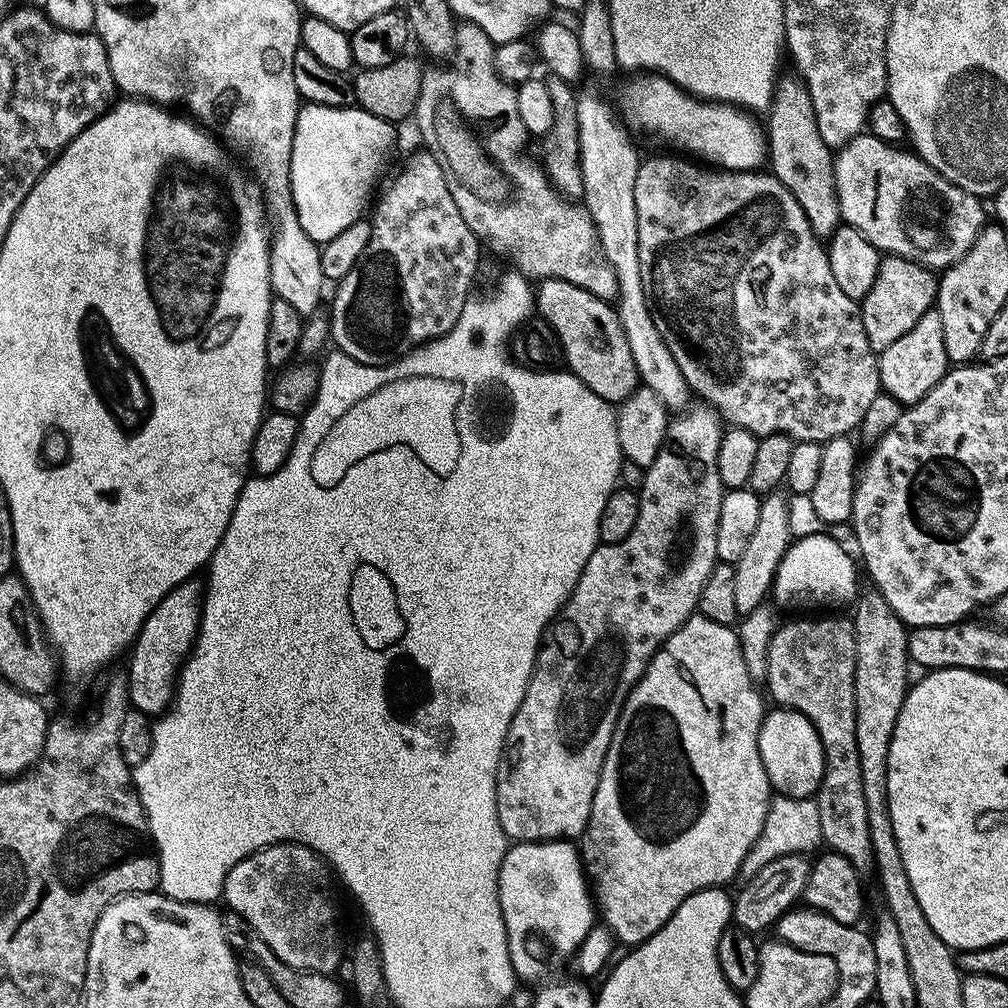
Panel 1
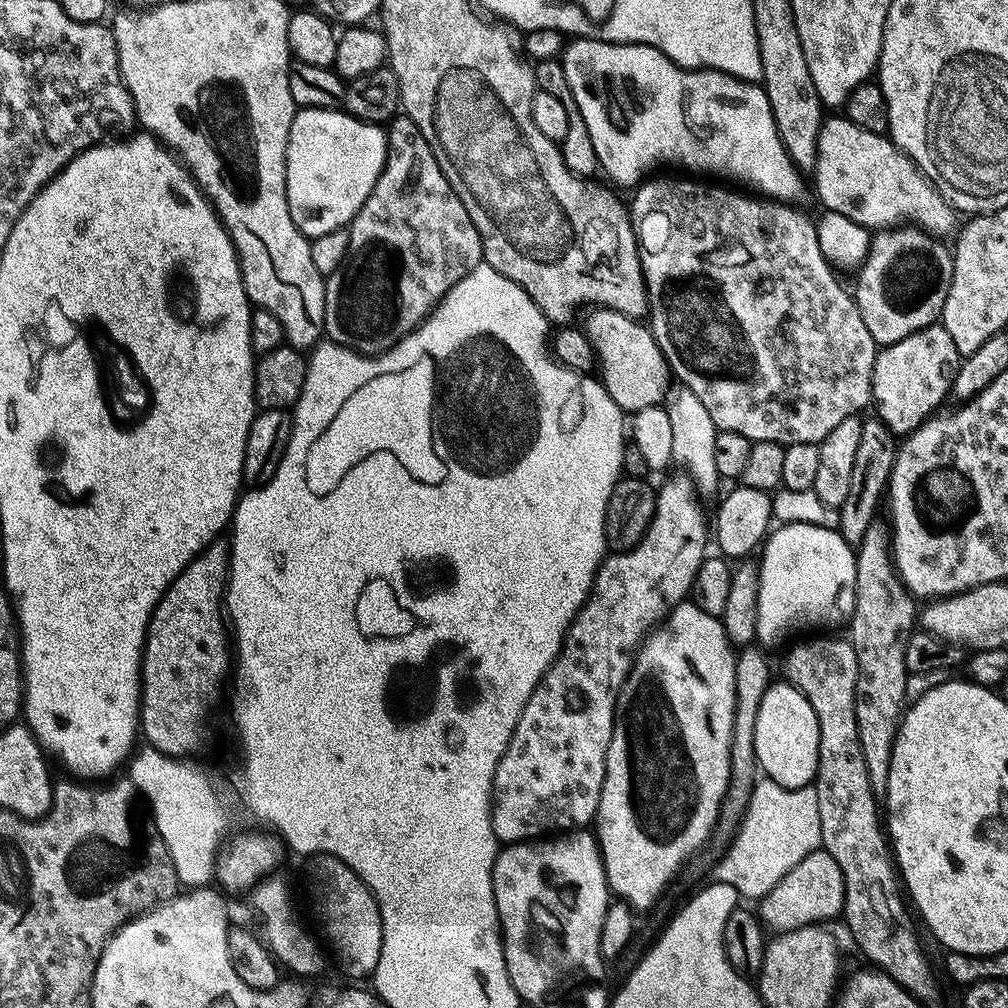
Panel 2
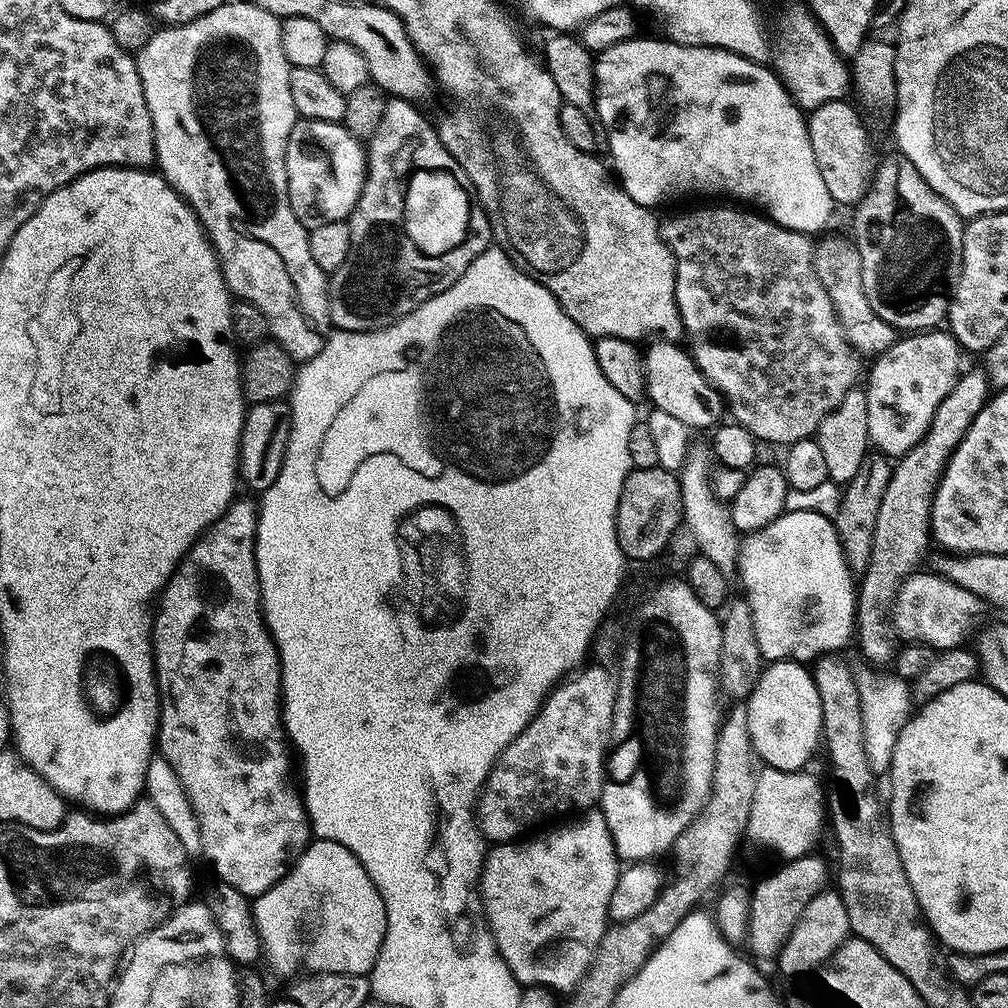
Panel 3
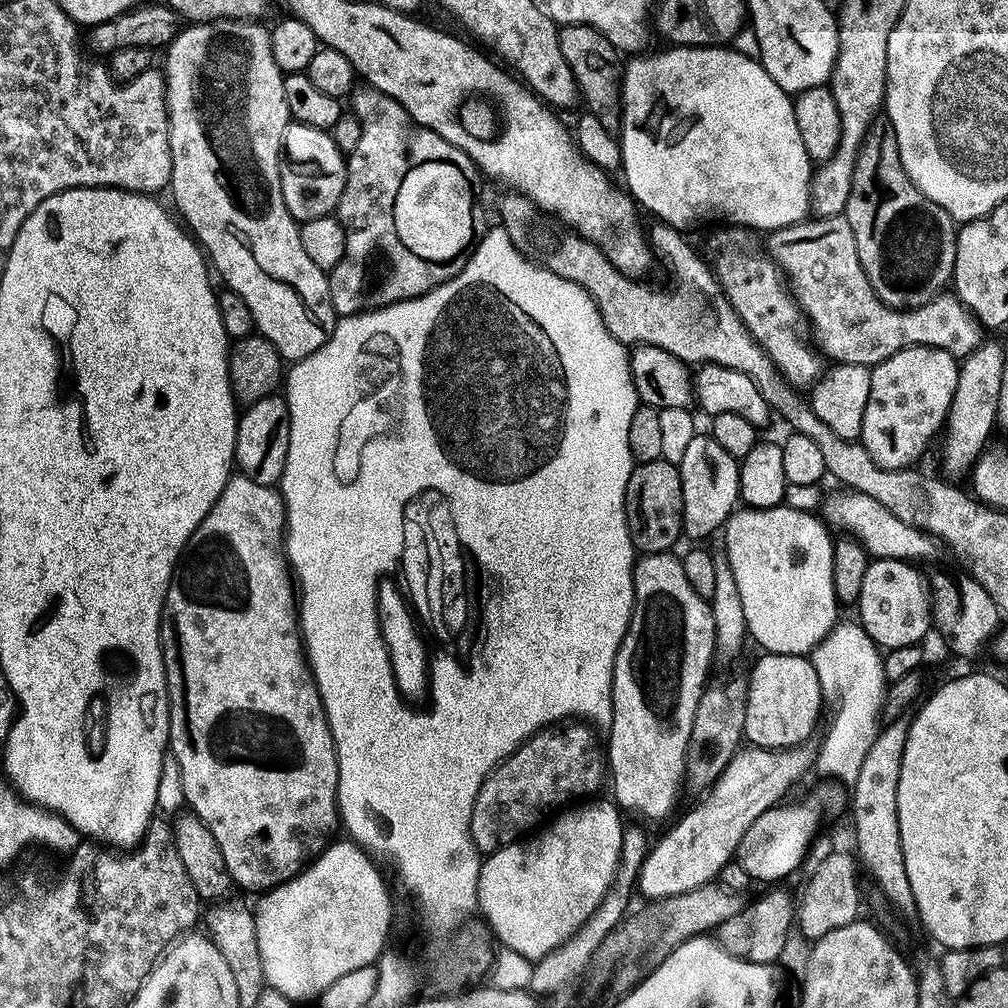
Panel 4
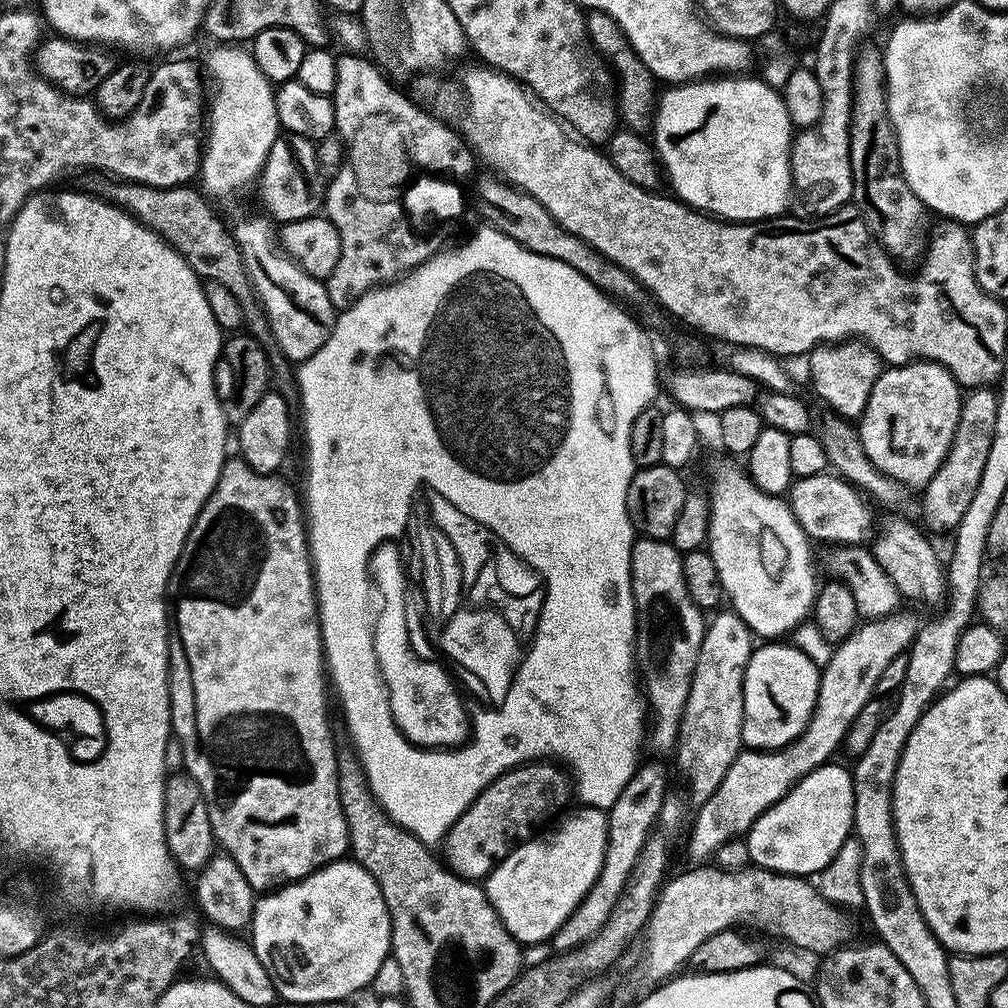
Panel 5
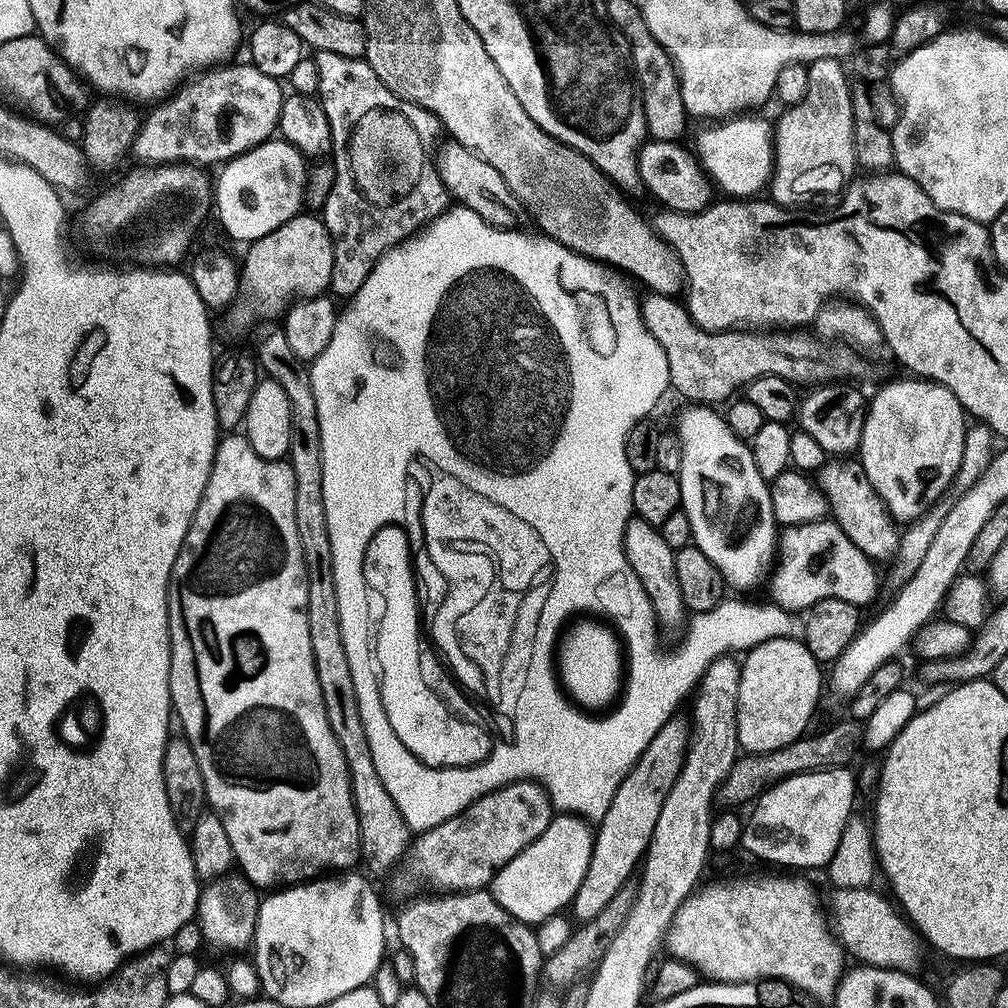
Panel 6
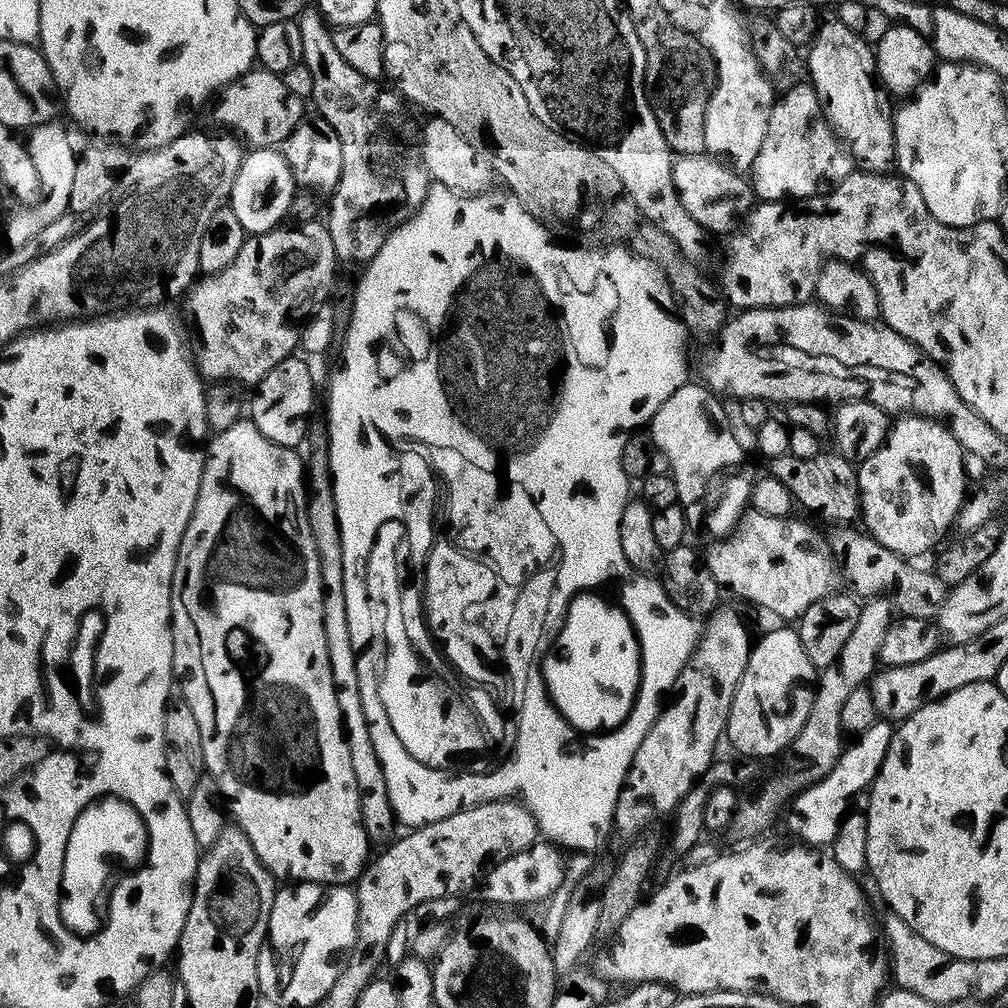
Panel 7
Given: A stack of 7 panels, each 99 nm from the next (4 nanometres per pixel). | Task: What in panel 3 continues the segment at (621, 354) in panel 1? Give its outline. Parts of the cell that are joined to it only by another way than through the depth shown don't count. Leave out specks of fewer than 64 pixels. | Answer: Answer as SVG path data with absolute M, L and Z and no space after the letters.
M662 338L645 351L642 366L645 373L645 395L651 399L655 409L665 410L686 425L690 430L696 428L711 429L717 421L718 406L714 400L714 390L701 373L689 351L680 348L681 345Z

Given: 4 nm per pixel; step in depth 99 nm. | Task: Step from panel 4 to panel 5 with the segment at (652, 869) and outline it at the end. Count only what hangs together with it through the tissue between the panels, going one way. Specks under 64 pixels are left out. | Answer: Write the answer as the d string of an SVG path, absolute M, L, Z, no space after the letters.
M897 610L892 613L891 616L883 616L881 620L871 620L869 622L864 622L857 627L855 632L851 632L845 640L839 641L832 649L832 657L828 659L827 664L823 665L821 674L820 674L820 685L818 686L818 698L816 699L816 705L812 711L812 717L808 725L802 730L802 734L796 740L792 740L788 743L785 748L774 748L771 750L744 750L741 751L740 755L736 757L736 761L730 766L730 770L726 770L726 778L722 778L722 782L719 783L718 790L710 796L706 803L699 805L697 809L697 816L694 820L692 830L690 832L690 838L688 840L688 852L691 856L692 861L702 862L706 857L708 859L715 855L716 850L724 845L728 840L734 840L740 837L743 837L747 833L748 829L753 824L753 821L756 820L764 811L770 807L774 807L776 803L779 802L782 797L792 789L792 787L798 783L803 776L810 774L811 771L818 767L822 767L824 764L829 763L833 759L832 756L838 749L843 745L844 737L846 736L848 730L851 727L851 724L855 721L858 716L858 712L862 710L862 706L865 706L868 700L873 699L874 693L876 692L876 683L878 682L878 677L882 674L883 668L890 662L890 658L898 658L899 656L905 655L908 649L912 646L912 640L916 637L916 629L918 627L918 619L912 612L903 612L903 610Z

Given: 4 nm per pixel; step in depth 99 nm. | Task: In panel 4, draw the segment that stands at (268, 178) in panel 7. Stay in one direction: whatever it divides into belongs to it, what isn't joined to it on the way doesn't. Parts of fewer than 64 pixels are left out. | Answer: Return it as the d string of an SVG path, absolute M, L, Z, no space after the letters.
M293 123L284 132L282 152L287 163L292 163L280 177L284 201L292 217L303 222L335 213L336 203L344 192L348 166L345 153L338 150L331 135L323 128Z

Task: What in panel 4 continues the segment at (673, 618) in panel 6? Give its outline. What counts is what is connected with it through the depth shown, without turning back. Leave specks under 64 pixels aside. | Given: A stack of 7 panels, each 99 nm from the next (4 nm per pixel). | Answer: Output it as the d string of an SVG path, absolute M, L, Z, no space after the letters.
M671 551L650 552L641 555L636 563L632 565L632 585L634 586L634 598L636 603L632 605L632 618L628 621L628 630L624 633L624 640L616 651L616 661L612 671L612 723L607 729L608 732L608 752L606 748L606 768L610 773L610 784L612 780L612 792L615 803L619 805L625 813L637 812L640 816L645 816L648 820L664 820L672 812L672 807L676 804L676 799L680 796L680 788L685 787L686 754L688 753L688 743L694 730L694 714L698 710L698 702L703 694L706 685L709 683L708 667L712 664L712 656L717 655L716 651L716 627L709 601L703 600L698 594L694 594L694 586L690 586L690 581L686 578L686 570L682 570L680 556Z

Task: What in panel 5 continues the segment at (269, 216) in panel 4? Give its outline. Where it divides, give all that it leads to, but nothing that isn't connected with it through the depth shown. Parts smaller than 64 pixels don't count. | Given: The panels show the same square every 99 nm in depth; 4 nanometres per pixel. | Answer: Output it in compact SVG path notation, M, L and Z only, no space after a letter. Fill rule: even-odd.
M236 42L216 46L202 68L207 79L212 79L212 97L206 100L206 139L202 144L198 184L208 198L236 196L259 181L270 146L281 135L274 85L258 70L251 51ZM267 215L252 216L249 220L240 220L234 224L234 237L242 254L242 262L248 271L252 289L256 291L256 299L264 309L264 316L268 319L268 331L271 339L276 339L275 347L283 353L290 362L303 362L312 357L315 352L322 350L326 338L330 338L332 328L336 325L338 310L330 302L325 281L316 280L302 266L296 263L283 248L278 239L278 228Z

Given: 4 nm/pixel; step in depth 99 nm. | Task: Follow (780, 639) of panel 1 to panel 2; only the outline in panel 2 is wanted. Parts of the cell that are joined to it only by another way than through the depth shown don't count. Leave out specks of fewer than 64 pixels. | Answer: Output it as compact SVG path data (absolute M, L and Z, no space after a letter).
M820 634L817 640L804 640L801 644L796 644L788 652L788 657L784 660L784 672L787 683L793 684L801 694L806 698L806 702L810 702L810 706L814 706L814 714L818 718L818 730L820 731L820 741L818 742L818 766L816 767L816 779L814 787L818 796L818 815L821 819L821 842L823 851L830 854L830 858L834 858L834 862L838 862L838 866L842 869L842 878L846 882L846 898L844 899L844 911L842 920L848 923L848 928L852 931L852 936L856 939L858 947L864 951L864 956L868 960L873 960L875 967L892 976L894 982L898 982L912 996L921 1002L927 1000L936 1000L940 996L940 984L936 981L936 972L932 969L932 964L928 961L928 956L924 953L924 948L920 945L920 940L916 937L916 928L912 925L913 913L910 911L909 905L906 903L905 893L902 891L901 881L898 879L897 869L894 867L894 856L890 851L890 842L886 837L886 828L882 823L882 808L878 805L878 798L870 790L870 778L866 774L866 758L862 758L862 742L858 742L858 718L854 718L854 706L856 705L856 683L858 682L858 658L854 654L854 646L851 640L841 638L835 640L832 634Z

